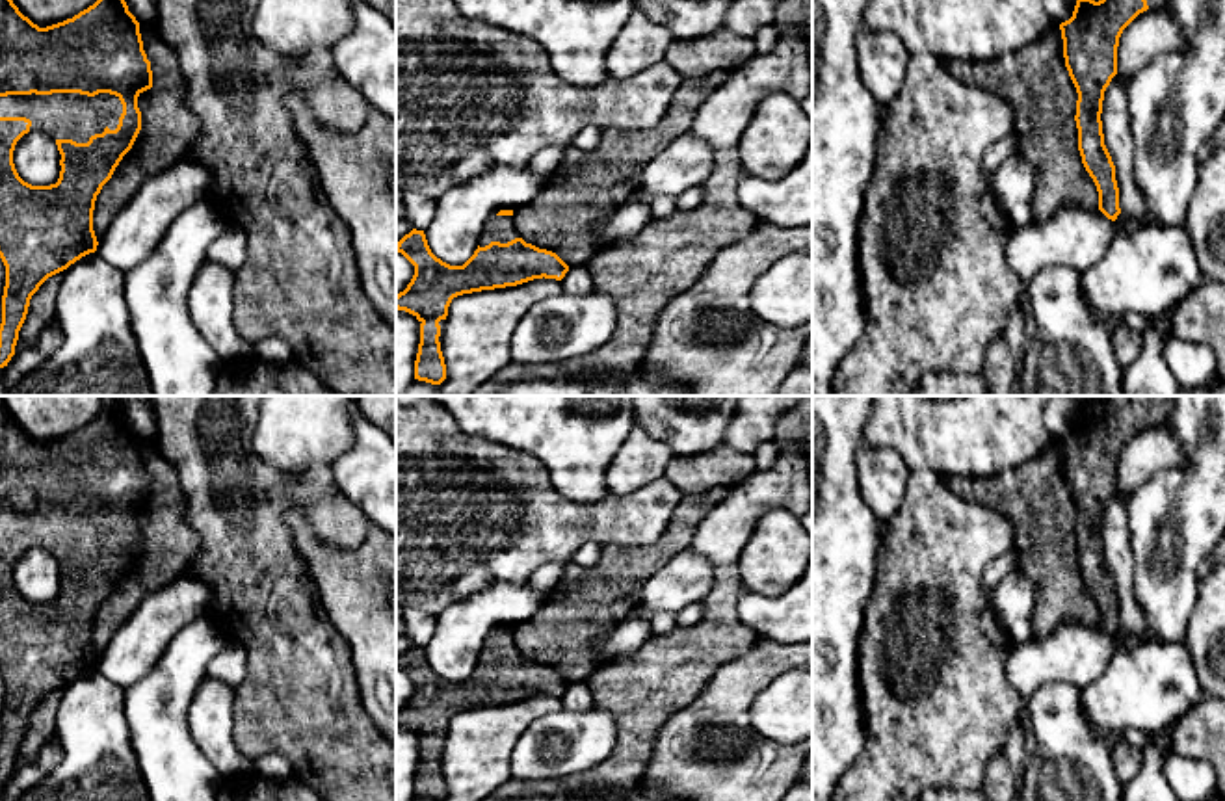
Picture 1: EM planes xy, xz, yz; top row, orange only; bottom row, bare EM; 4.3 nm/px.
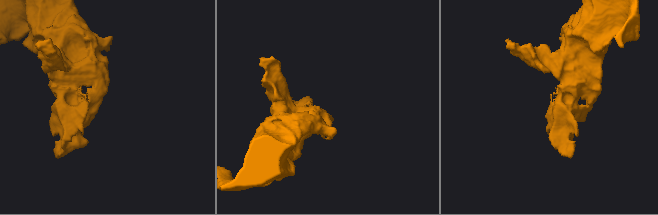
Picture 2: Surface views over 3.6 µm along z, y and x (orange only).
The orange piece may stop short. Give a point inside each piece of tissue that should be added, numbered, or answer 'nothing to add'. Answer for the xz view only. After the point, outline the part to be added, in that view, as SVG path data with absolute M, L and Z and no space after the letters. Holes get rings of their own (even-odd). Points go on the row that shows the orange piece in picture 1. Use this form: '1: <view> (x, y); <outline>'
1: xz (500, 229); M494 216L485 225L485 230L483 230L481 240L480 240L478 245L485 247L491 242L507 243L507 242L511 242L515 238L520 238L520 236L519 236L519 232L515 229L513 216Z

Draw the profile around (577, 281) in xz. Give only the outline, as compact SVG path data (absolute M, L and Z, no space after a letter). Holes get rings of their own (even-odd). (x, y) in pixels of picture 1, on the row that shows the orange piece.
M587 264L569 266L569 271L561 279L563 292L571 295L586 295L593 292L593 279Z

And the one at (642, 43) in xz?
M634 9L606 54L608 74L625 80L643 72L664 61L664 54L673 41L667 28Z

